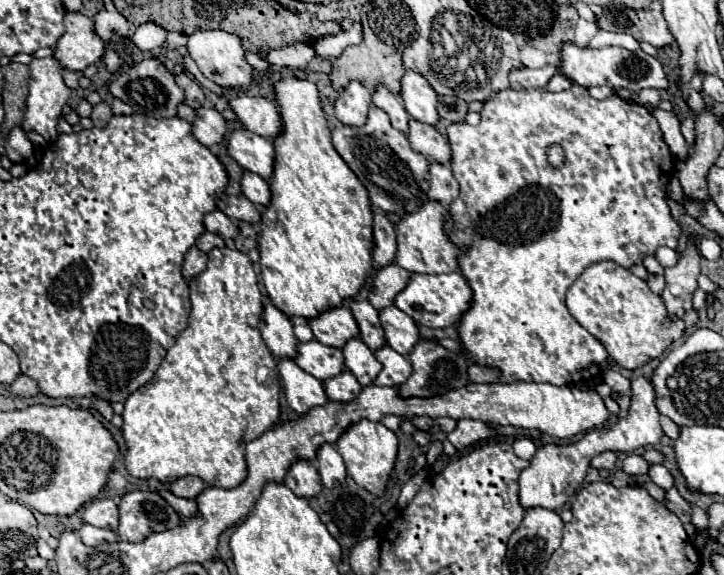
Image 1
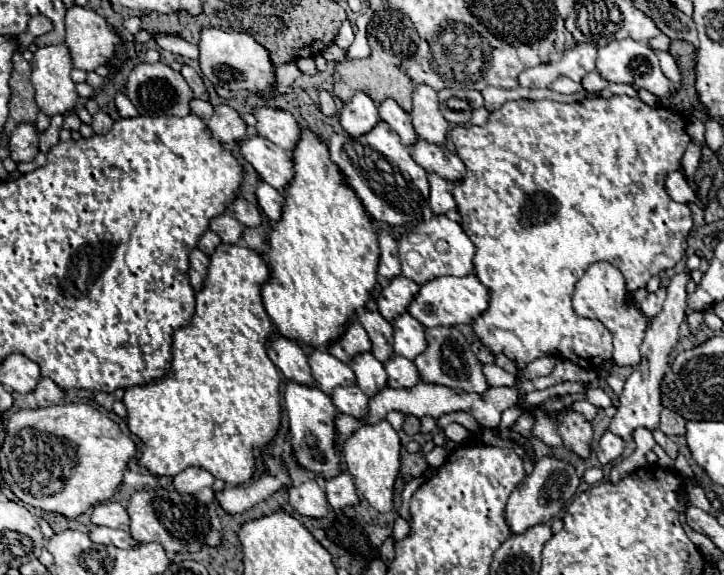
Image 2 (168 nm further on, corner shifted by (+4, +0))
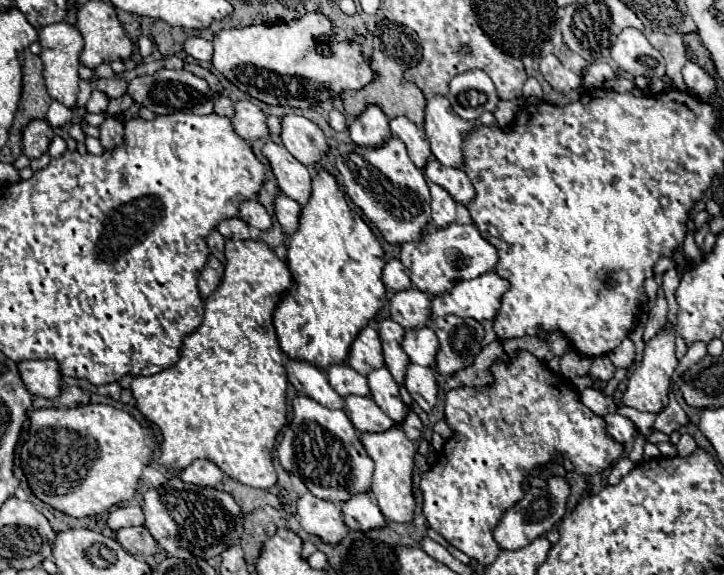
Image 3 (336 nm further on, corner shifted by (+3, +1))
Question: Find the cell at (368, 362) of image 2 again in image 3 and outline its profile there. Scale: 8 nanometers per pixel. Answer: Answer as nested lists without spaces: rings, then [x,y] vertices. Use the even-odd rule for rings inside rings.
[[[385,367],[375,369],[367,375],[371,393],[373,393],[373,401],[395,421],[401,423],[411,409],[407,409],[407,405],[403,405],[403,399],[399,397],[399,387],[395,383],[395,379],[391,377],[391,373],[387,373]]]

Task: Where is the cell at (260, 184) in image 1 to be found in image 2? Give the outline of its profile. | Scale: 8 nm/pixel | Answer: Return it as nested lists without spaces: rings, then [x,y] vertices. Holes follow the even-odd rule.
[[[258,182],[256,200],[258,200],[258,206],[262,208],[262,212],[264,212],[270,220],[278,220],[278,218],[280,218],[284,196],[282,196],[276,188],[272,188],[272,186],[266,184],[266,182]]]

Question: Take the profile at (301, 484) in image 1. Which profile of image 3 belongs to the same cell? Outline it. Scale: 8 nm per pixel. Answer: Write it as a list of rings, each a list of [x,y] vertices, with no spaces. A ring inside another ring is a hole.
[[[305,493],[303,497],[299,497],[297,517],[299,517],[301,527],[307,533],[317,535],[321,541],[325,541],[329,545],[337,545],[349,533],[347,525],[343,523],[341,505],[321,501],[321,499],[313,497],[311,493]]]

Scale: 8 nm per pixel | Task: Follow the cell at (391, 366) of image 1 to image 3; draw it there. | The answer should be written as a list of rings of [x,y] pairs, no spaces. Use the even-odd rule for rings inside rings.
[[[409,365],[405,375],[405,387],[415,399],[415,403],[425,411],[431,413],[437,405],[437,381],[435,371],[421,365]]]

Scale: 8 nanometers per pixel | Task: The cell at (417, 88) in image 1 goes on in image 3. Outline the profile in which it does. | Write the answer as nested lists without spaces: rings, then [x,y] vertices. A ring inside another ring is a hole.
[[[435,95],[427,101],[425,133],[431,141],[431,151],[441,165],[463,167],[463,141],[475,129],[475,121],[453,113],[447,97]]]

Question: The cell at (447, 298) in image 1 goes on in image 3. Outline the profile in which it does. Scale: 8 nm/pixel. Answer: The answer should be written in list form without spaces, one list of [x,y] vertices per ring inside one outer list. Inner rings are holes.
[[[489,271],[471,281],[459,281],[451,293],[433,297],[431,317],[459,315],[477,321],[493,319],[501,307],[501,297],[509,289],[509,281]]]

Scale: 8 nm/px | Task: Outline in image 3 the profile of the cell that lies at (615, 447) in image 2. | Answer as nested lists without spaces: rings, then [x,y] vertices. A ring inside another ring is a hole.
[[[607,413],[607,415],[605,415],[605,423],[607,423],[609,435],[611,435],[615,441],[619,441],[619,443],[629,443],[629,441],[633,441],[637,427],[635,427],[635,423],[633,423],[631,419],[627,419],[627,417],[619,415],[619,413]]]

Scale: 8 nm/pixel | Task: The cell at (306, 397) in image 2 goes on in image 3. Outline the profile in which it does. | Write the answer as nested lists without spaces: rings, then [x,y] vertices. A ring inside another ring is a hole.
[[[297,397],[293,401],[293,421],[283,433],[277,455],[281,467],[287,473],[299,475],[305,487],[323,501],[343,503],[355,493],[371,491],[373,461],[367,457],[351,419],[345,411],[327,409],[309,397]]]

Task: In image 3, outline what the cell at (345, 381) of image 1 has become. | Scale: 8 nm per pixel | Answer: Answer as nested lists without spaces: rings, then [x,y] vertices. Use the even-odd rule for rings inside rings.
[[[349,395],[345,403],[347,403],[349,419],[353,421],[355,429],[361,433],[381,433],[383,429],[391,429],[391,425],[395,425],[395,421],[391,421],[391,417],[387,417],[375,405],[375,401],[367,397]]]

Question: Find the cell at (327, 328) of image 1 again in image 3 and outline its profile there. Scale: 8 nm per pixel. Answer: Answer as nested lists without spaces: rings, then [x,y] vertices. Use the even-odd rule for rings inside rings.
[[[365,327],[357,335],[357,339],[351,345],[347,363],[361,375],[367,375],[371,373],[371,369],[379,369],[379,365],[383,365],[379,333],[373,327]]]

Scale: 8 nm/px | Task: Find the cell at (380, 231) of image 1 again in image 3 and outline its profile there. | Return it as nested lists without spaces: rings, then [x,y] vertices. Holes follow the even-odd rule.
[[[389,259],[383,271],[383,283],[385,287],[393,289],[393,291],[403,291],[411,287],[411,279],[407,273],[407,267],[399,261],[399,259]]]

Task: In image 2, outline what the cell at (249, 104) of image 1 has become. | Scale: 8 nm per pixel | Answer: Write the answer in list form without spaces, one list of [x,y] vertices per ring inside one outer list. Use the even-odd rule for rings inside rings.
[[[260,106],[254,110],[256,130],[262,138],[268,138],[284,150],[292,150],[300,138],[300,126],[294,116],[280,108]]]

